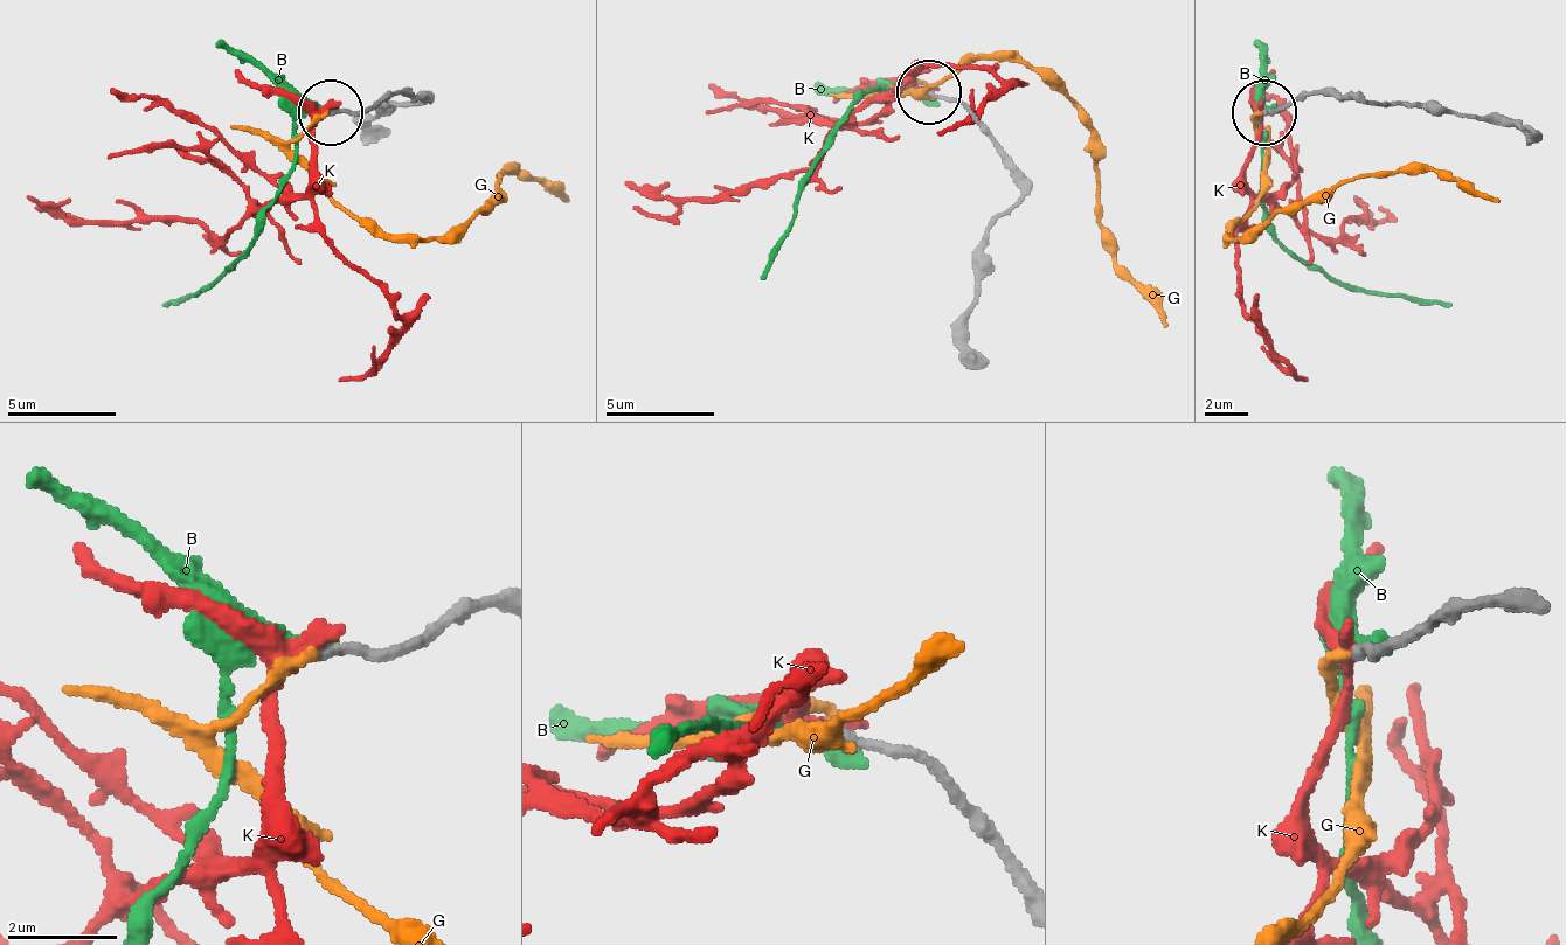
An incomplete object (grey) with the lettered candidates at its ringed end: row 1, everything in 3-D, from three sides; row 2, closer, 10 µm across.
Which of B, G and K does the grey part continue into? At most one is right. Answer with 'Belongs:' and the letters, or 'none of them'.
Belongs: G

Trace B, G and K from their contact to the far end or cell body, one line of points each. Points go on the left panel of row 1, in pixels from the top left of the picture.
B: (337, 108), (304, 113), (293, 173), (261, 233), (195, 298), (164, 304)
G: (332, 113), (288, 146), (332, 195), (386, 233), (435, 238), (494, 195), (499, 173), (515, 168), (565, 200)
K: (332, 113), (316, 124), (310, 183), (293, 200), (267, 200), (223, 238), (195, 222), (49, 216), (28, 195)

